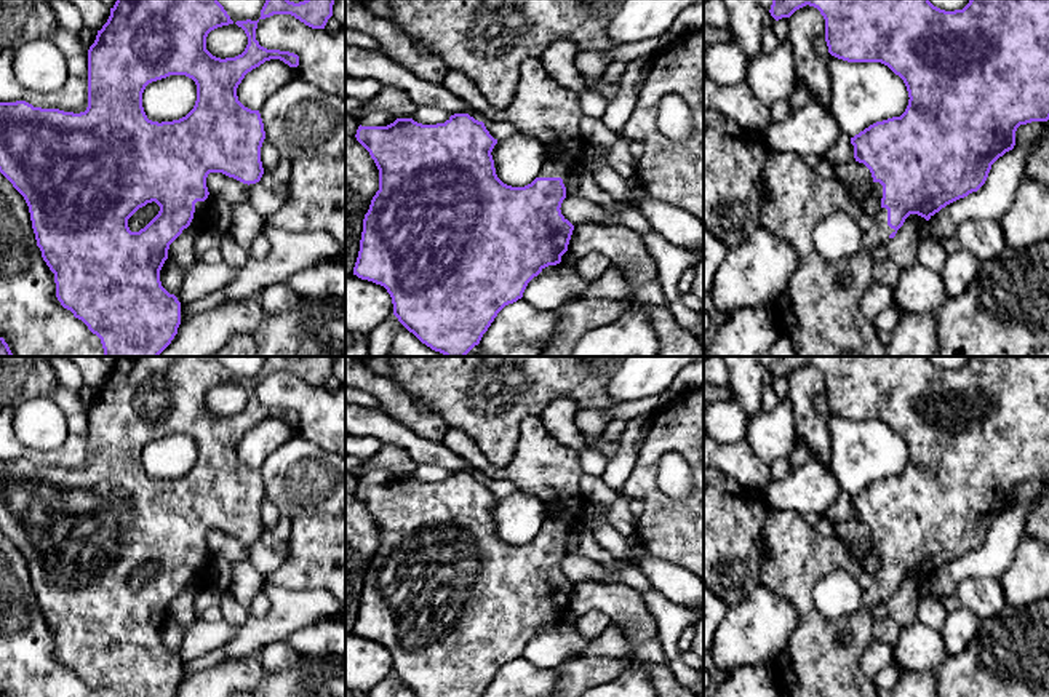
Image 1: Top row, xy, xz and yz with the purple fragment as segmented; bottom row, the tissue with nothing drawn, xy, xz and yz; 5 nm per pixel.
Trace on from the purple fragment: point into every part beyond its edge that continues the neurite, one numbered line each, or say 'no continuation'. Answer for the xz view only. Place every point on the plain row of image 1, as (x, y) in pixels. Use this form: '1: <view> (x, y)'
1: xz (542, 467)

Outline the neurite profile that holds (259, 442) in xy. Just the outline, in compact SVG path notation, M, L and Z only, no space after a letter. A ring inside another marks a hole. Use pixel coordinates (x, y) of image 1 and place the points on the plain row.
M265 419L245 433L237 446L238 459L251 468L261 468L269 454L296 435L299 432L283 419Z

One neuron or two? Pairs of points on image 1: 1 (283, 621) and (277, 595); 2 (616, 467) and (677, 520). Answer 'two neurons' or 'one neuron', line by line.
1: one neuron
2: two neurons

